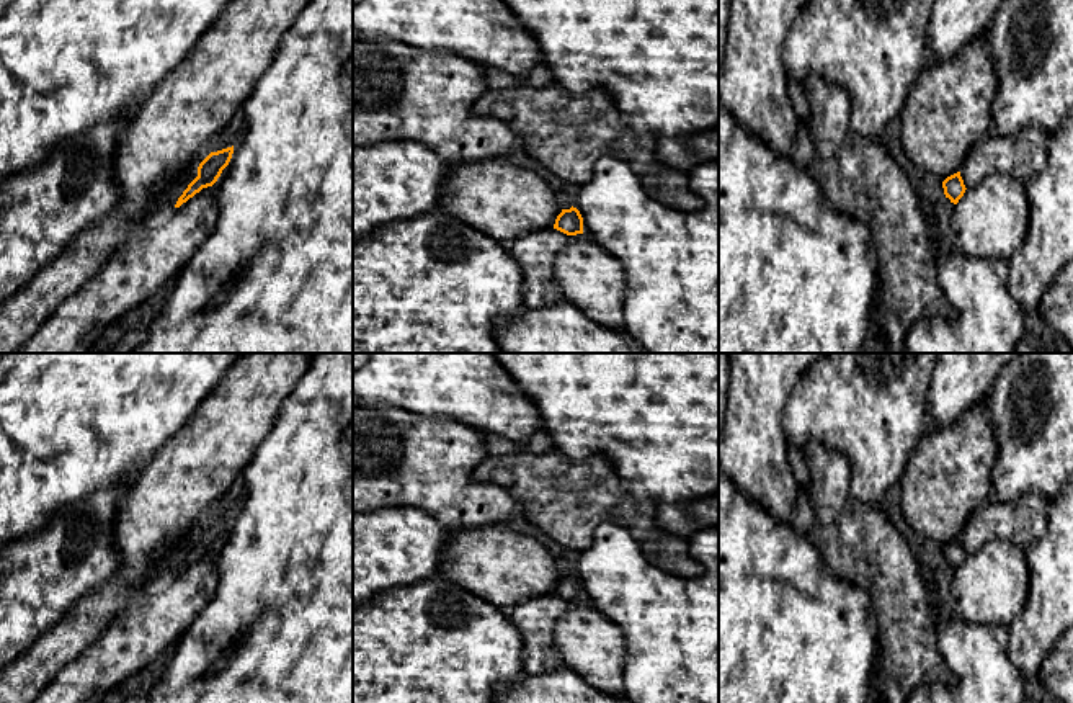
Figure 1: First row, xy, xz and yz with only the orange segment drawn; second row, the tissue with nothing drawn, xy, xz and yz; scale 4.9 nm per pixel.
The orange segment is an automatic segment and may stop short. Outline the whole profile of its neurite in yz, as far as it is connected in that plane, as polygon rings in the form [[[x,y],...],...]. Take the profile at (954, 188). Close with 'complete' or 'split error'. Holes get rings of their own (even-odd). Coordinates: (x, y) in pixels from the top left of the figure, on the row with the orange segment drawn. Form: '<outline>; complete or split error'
[[[960,172],[947,177],[944,181],[942,181],[942,188],[944,188],[944,195],[946,198],[951,199],[951,203],[957,204],[959,199],[964,196],[965,193],[965,185],[964,185],[964,180],[960,177]]]; complete

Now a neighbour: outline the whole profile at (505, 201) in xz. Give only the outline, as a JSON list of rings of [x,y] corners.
[[[503,159],[452,165],[438,209],[505,245],[554,229],[562,213],[557,193],[544,178]]]

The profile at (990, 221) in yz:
[[[993,173],[965,190],[942,237],[955,253],[1011,262],[1026,239],[1029,199],[1026,183]]]

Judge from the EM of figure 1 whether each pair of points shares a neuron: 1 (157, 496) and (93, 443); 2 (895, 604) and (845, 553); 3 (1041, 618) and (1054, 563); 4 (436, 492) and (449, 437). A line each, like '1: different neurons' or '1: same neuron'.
1: different neurons
2: same neuron
3: same neuron
4: same neuron

